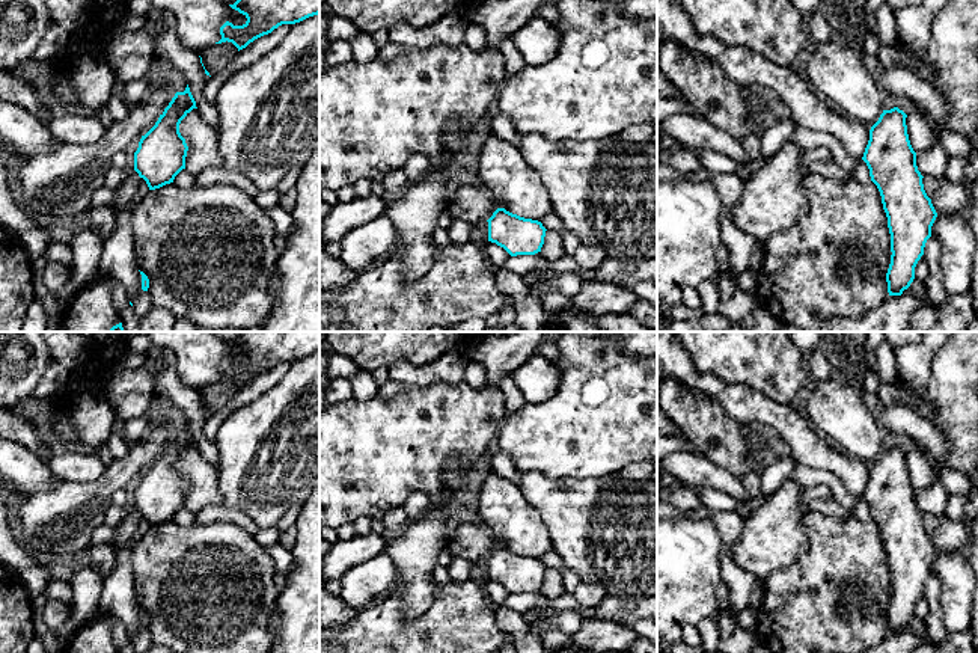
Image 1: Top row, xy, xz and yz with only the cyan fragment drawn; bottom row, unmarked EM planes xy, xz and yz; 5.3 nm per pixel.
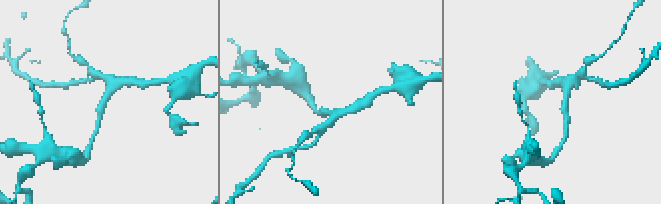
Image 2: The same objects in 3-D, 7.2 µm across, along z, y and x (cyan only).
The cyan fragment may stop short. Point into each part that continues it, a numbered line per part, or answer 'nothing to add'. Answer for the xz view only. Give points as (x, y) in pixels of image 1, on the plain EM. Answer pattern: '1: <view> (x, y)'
nothing to add

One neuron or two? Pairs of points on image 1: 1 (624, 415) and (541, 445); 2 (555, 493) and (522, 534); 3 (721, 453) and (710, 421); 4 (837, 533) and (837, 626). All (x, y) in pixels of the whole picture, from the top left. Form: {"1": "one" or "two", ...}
{"1": "one", "2": "two", "3": "one", "4": "one"}

